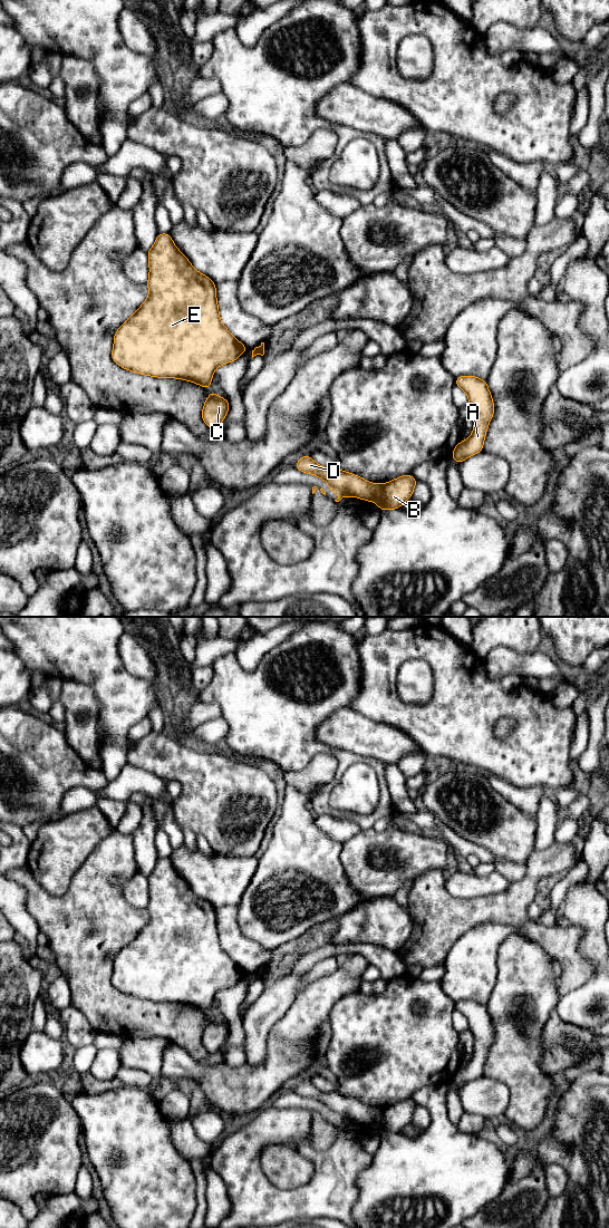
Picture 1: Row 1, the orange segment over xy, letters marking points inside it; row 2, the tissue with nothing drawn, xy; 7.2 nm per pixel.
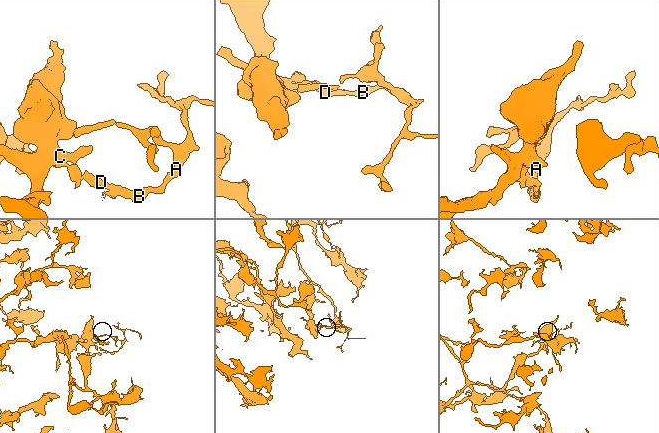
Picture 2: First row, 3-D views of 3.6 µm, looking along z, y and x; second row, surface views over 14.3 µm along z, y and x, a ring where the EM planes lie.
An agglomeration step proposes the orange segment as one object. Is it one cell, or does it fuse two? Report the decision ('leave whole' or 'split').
split

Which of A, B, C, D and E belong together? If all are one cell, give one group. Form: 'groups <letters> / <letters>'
groups A B / C D E

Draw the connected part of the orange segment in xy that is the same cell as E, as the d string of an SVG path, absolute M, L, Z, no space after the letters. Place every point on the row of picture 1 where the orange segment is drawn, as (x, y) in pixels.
M158 233L147 257L149 278L146 286L149 296L116 330L112 358L115 364L129 371L158 378L180 378L210 388L214 370L236 360L248 347L238 341L221 322L215 283L192 267L188 259L175 246L170 233Z

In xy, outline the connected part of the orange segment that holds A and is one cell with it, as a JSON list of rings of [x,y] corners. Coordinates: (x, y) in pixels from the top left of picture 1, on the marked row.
[[[458,376],[455,377],[455,385],[467,394],[468,404],[474,412],[472,435],[457,443],[451,455],[454,462],[461,464],[465,458],[483,452],[487,426],[494,415],[494,403],[484,379],[476,376]]]

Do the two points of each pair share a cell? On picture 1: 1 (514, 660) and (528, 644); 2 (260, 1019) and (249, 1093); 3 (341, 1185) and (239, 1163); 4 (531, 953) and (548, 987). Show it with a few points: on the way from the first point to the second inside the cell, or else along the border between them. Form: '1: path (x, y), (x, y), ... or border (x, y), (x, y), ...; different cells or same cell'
1: border (494, 647), (505, 646), (520, 654), (537, 650); different cells
2: border (266, 1042), (266, 1057), (258, 1064), (248, 1064); different cells
3: path (316, 1198), (273, 1198), (264, 1189); same cell
4: path (531, 961), (531, 970), (539, 978); same cell

